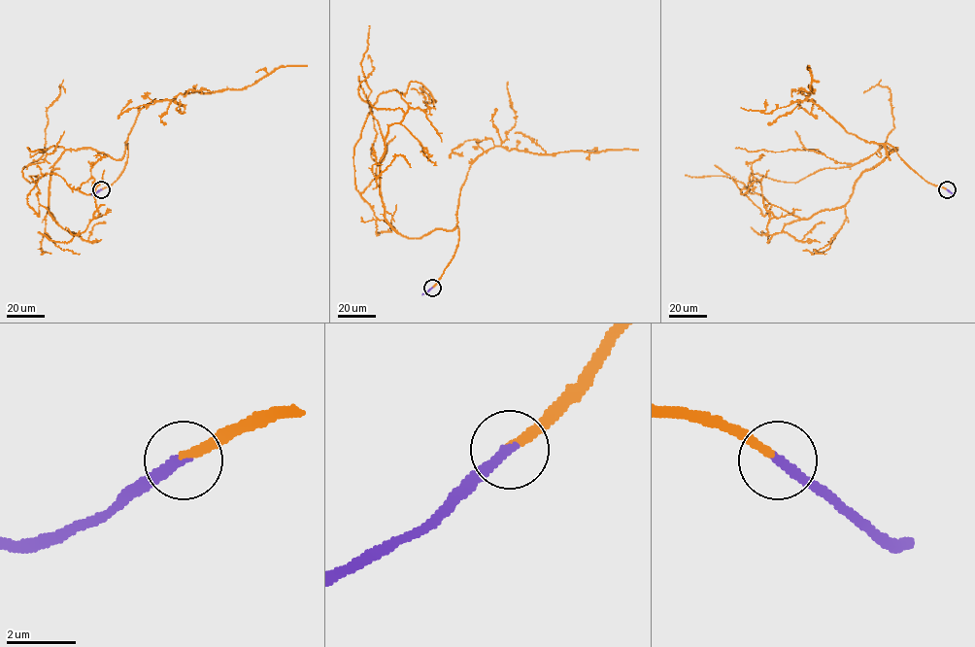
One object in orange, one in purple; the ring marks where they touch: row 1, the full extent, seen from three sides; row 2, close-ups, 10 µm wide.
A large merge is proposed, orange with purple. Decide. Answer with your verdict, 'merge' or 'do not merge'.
merge

